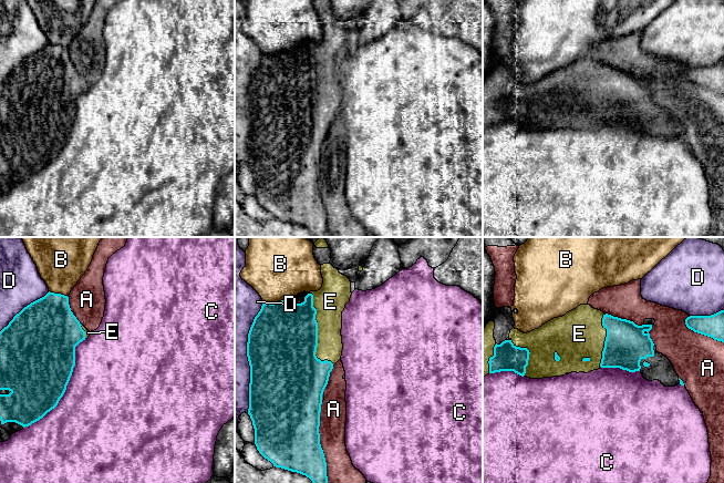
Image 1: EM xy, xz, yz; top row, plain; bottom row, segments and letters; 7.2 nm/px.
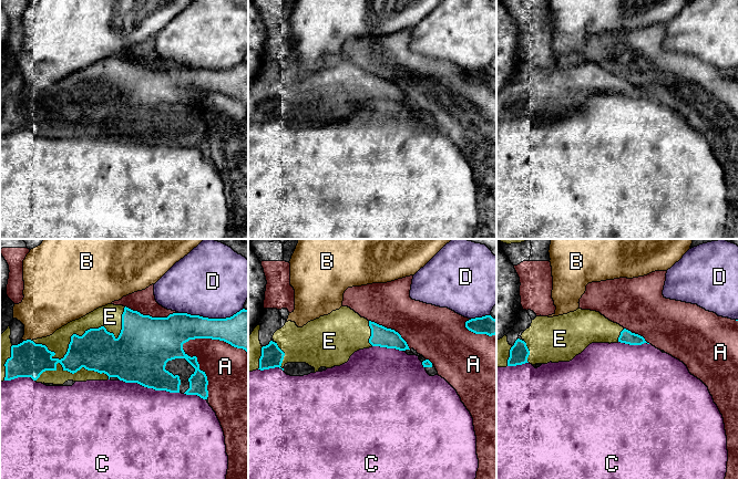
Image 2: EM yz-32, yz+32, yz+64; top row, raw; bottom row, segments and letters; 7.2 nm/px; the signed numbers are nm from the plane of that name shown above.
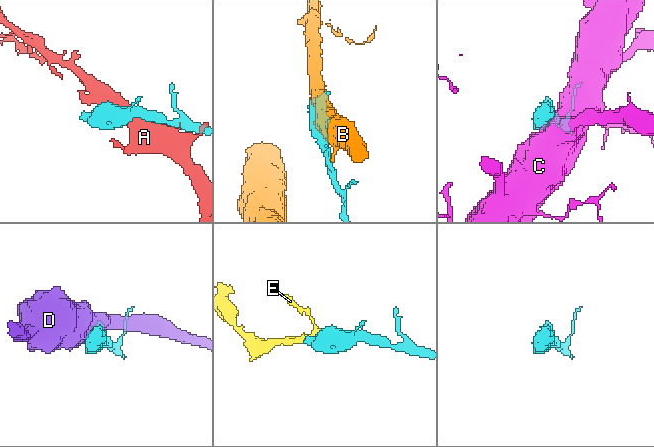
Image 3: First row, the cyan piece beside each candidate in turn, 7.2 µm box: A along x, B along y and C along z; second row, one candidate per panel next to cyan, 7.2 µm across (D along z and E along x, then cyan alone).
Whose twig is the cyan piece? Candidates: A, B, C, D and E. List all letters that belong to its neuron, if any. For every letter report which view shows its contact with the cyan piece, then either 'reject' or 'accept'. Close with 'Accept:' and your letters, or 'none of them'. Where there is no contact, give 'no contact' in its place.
A: xz | reject
B: xz | reject
C: xy | reject
D: xy | reject
E: xz | accept
Accept: E

